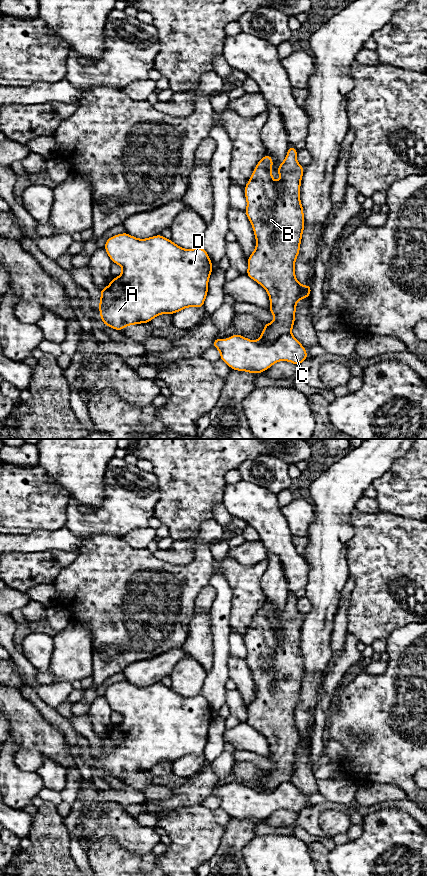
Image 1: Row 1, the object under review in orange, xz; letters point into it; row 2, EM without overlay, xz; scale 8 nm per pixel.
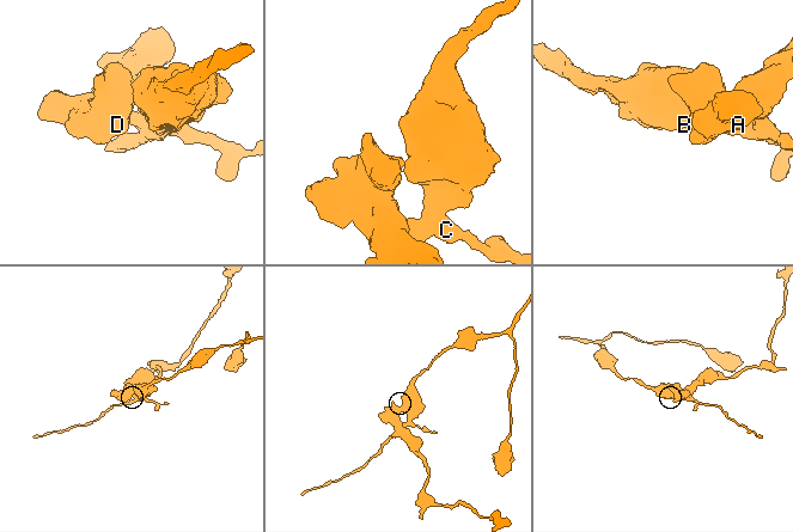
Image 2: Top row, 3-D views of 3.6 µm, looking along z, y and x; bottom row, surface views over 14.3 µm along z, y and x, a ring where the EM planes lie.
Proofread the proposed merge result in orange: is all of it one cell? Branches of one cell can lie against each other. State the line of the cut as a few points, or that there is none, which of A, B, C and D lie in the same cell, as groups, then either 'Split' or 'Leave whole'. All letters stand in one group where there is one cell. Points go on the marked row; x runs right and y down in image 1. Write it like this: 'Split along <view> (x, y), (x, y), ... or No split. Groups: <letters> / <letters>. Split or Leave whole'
Split along xz (290, 332), (281, 335), (270, 344), (259, 344), (255, 341). Groups: A C D / B. Split

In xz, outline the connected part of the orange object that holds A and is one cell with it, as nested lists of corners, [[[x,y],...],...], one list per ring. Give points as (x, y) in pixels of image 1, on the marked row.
[[[129,233],[114,235],[104,245],[112,263],[118,264],[123,271],[119,277],[111,278],[111,283],[101,292],[99,313],[105,326],[121,331],[125,326],[150,323],[161,314],[174,314],[187,307],[204,307],[208,294],[208,281],[213,270],[210,257],[201,246],[194,249],[183,249],[161,234],[139,239]]]

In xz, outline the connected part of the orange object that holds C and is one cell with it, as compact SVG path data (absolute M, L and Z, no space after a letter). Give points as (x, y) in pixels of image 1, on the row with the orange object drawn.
M233 334L228 339L216 338L212 346L220 351L220 360L230 369L259 374L279 361L299 366L307 356L304 346L291 334L279 337L274 344L261 345L256 341Z

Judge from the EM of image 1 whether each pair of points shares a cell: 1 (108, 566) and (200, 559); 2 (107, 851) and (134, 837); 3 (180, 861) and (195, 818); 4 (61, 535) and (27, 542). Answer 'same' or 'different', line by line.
1: same
2: different
3: same
4: same

